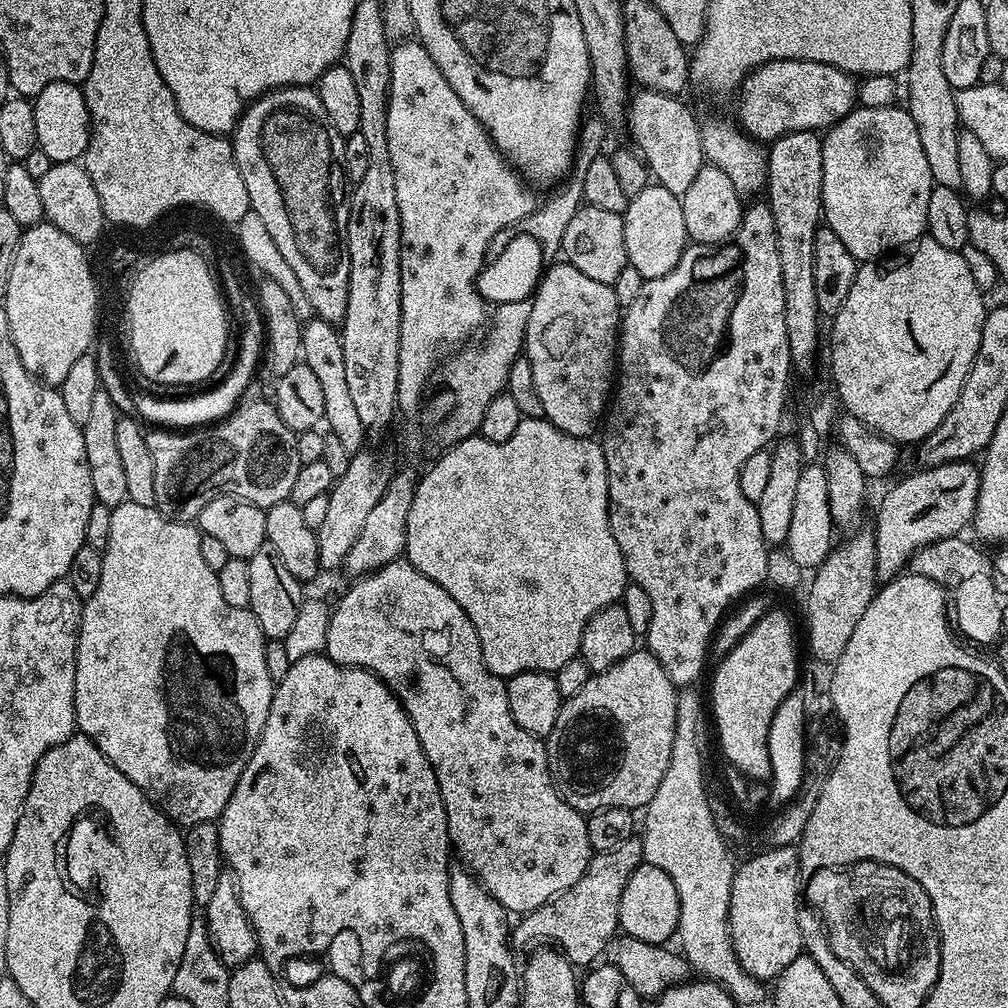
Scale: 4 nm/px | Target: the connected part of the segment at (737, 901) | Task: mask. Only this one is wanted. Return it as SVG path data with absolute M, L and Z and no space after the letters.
M768 846L765 852L750 857L735 869L728 930L734 954L748 976L761 982L775 981L805 951L806 932L800 929L800 900L802 904L800 853L793 846Z

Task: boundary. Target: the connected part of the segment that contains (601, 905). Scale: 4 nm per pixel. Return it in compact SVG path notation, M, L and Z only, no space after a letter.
M636 838L622 842L618 850L595 853L582 878L574 882L574 886L534 911L521 915L517 924L515 921L510 932L511 947L516 950L531 949L541 942L551 942L573 965L591 965L599 961L604 955L604 948L617 935L620 927L618 902L622 902L622 890L626 890L630 874L634 874L636 867L642 863L645 863L643 846Z

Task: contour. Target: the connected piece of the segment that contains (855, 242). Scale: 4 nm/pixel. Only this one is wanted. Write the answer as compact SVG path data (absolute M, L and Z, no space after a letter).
M857 106L850 114L846 114L846 118L842 118L823 133L820 145L822 146L822 206L824 207L822 220L827 228L834 230L834 234L838 234L838 238L842 238L846 250L850 250L850 254L854 254L858 262L875 261L880 258L876 256L882 255L883 252L888 252L891 248L900 248L903 244L911 245L925 235L928 227L926 206L930 202L934 185L930 165L926 163L926 154L922 151L922 142L918 139L918 126L914 126L914 118L908 113L907 107L862 108Z

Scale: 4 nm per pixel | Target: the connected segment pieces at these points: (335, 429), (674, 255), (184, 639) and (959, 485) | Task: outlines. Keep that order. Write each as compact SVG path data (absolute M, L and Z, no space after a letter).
M312 318L302 327L302 346L300 347L302 362L310 366L311 372L318 378L318 386L322 390L322 406L324 407L323 423L328 424L327 431L334 438L339 438L342 447L350 454L355 454L365 447L366 429L362 426L362 418L354 407L350 389L346 382L346 358L342 354L340 333L325 320Z
M649 183L642 194L631 197L628 208L622 213L626 230L626 254L628 263L642 274L644 280L662 278L662 274L670 274L674 266L682 258L684 249L690 241L686 230L686 221L682 218L680 197L670 194L661 184Z
M125 502L112 509L110 518L110 538L102 550L102 582L90 599L83 601L80 610L80 637L76 647L76 669L74 670L74 710L76 726L88 736L98 750L111 764L118 766L138 790L142 790L152 803L177 826L187 826L198 822L219 821L238 778L254 754L254 746L266 726L266 714L270 714L270 702L274 691L274 681L266 671L266 643L262 630L248 608L235 608L222 598L216 572L206 566L202 558L202 533L195 523L183 520L169 520L155 508L138 506Z
M955 460L949 464L939 464L933 468L920 468L909 476L904 476L880 500L880 509L876 512L876 579L880 582L895 580L905 571L908 560L922 546L938 542L963 533L971 525L976 512L976 499L980 485L980 470L975 463Z

